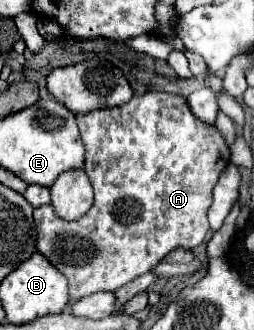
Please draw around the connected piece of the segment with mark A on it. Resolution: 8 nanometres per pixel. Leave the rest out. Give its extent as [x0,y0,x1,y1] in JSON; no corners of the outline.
[34,92,230,300]

